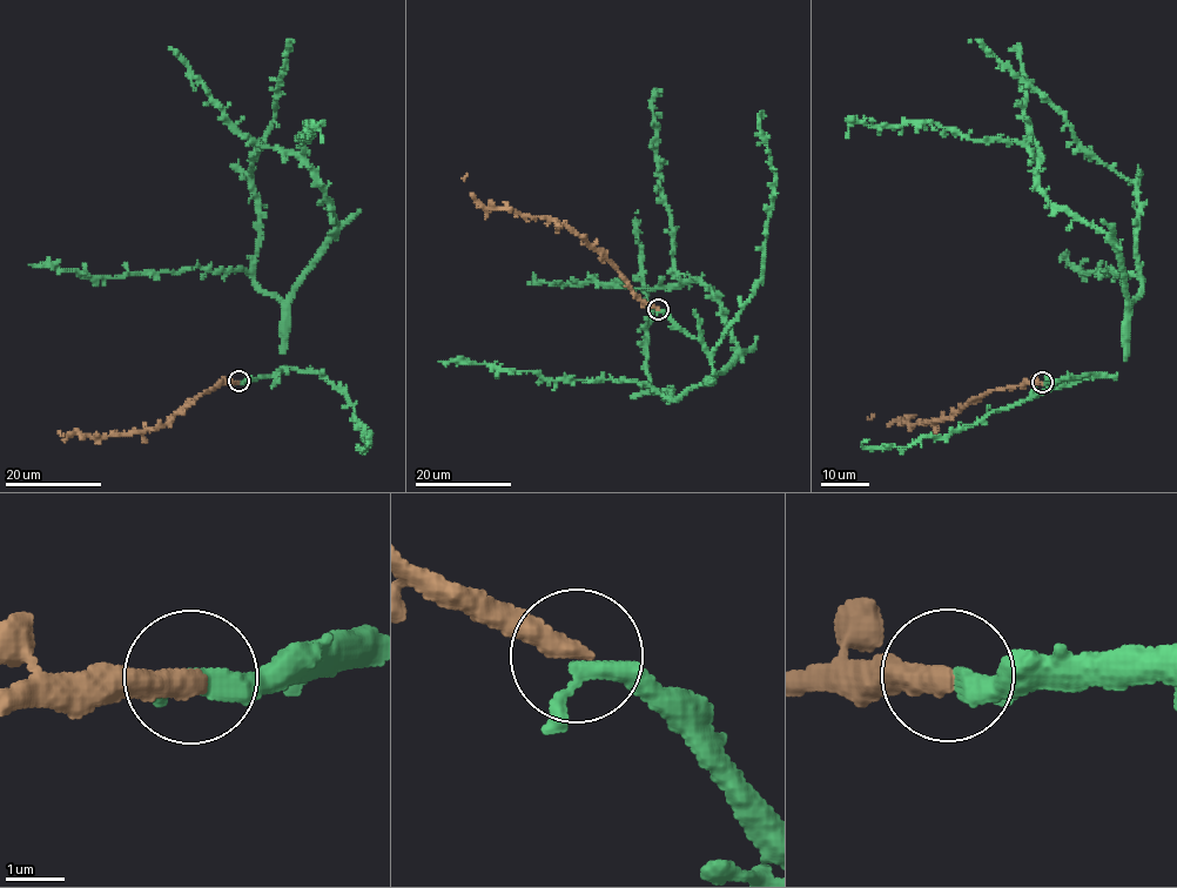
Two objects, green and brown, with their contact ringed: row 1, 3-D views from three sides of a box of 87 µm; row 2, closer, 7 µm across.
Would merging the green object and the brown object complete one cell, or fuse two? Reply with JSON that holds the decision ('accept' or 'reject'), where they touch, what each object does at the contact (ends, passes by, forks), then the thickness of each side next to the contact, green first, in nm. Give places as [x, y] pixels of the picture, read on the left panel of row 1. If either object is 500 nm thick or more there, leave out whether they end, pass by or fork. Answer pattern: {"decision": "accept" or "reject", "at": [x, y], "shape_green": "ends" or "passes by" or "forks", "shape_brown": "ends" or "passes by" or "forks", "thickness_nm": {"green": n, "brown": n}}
{"decision": "accept", "at": [239, 381], "shape_green": "passes by", "shape_brown": "ends", "thickness_nm": {"green": 280, "brown": 400}}

